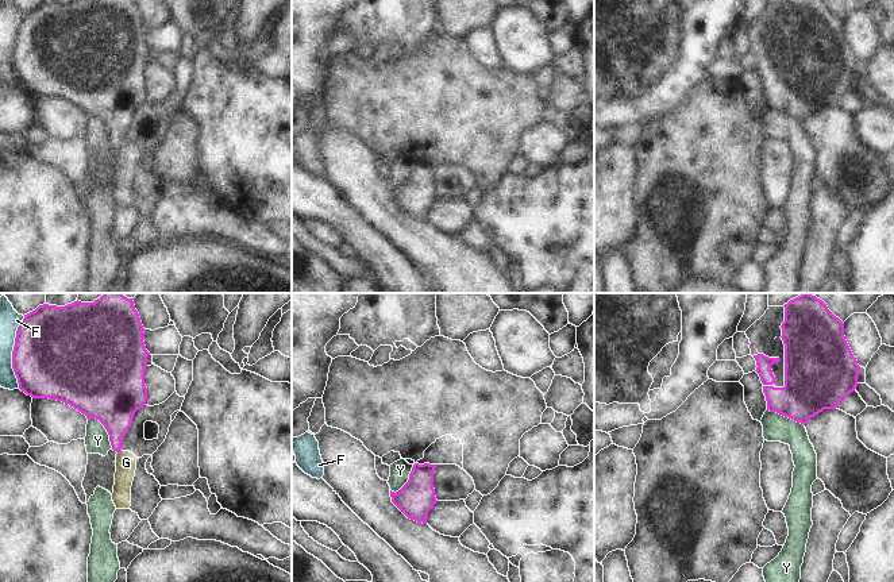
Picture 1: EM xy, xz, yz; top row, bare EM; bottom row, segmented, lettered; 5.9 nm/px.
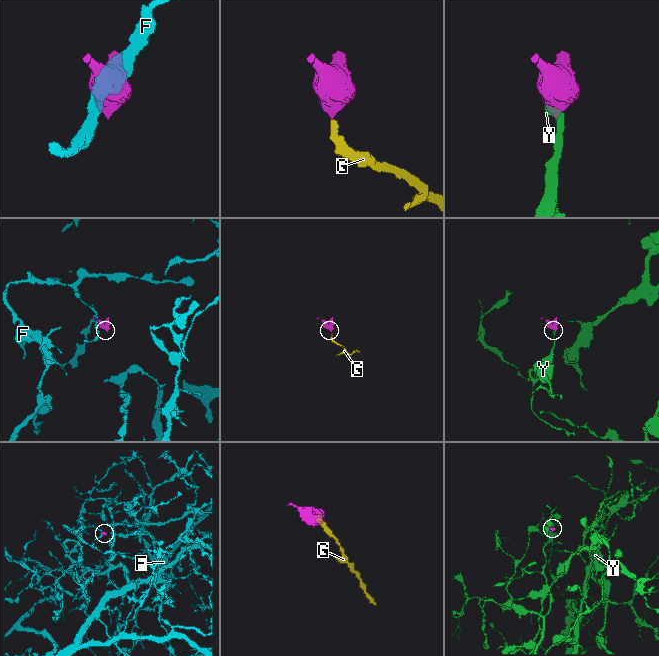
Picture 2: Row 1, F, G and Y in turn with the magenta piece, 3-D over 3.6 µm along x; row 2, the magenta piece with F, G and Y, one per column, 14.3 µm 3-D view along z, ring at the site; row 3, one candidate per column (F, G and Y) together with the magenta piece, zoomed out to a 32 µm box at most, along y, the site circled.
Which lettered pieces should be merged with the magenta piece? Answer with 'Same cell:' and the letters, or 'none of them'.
Same cell: G

